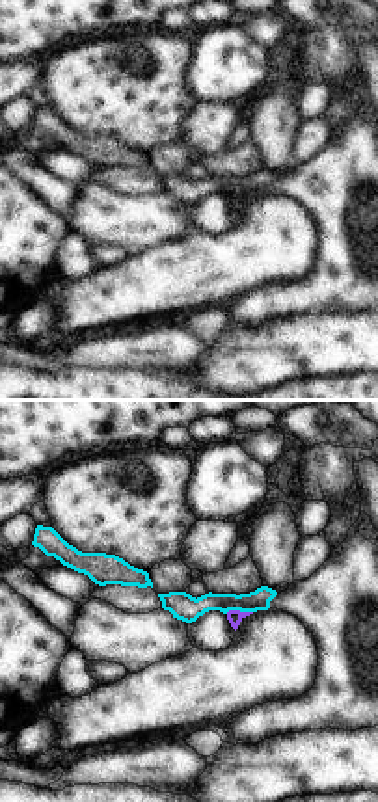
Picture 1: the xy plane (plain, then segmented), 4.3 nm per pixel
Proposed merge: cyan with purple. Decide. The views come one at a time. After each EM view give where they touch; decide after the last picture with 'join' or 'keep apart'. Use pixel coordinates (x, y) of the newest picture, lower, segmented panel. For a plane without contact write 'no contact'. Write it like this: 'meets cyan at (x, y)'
meets cyan at (239, 609)

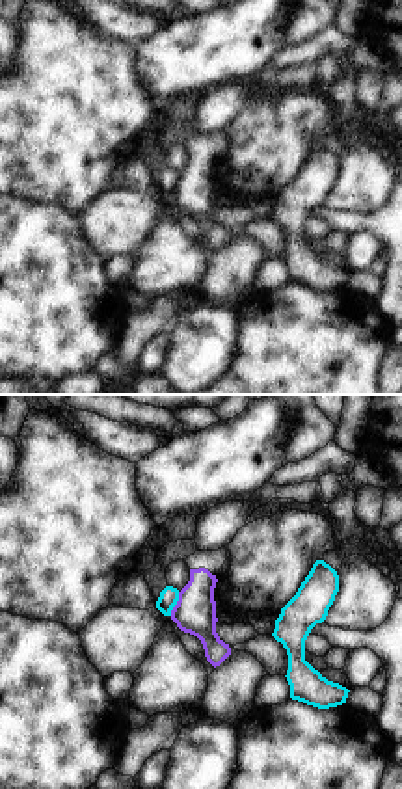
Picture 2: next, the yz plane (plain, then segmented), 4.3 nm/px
meets cyan at (175, 603)

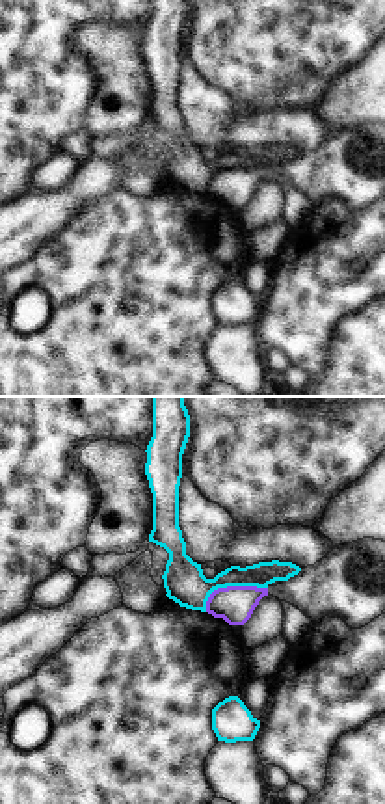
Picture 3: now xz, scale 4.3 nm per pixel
meets cyan at (229, 585)

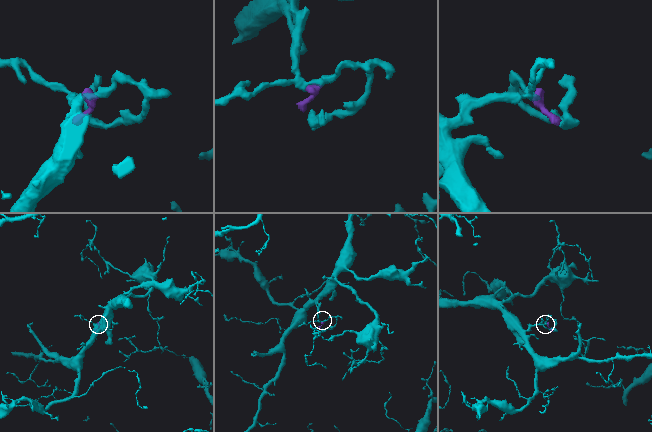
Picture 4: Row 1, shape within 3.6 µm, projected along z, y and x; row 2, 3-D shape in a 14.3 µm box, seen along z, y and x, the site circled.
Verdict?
keep apart

